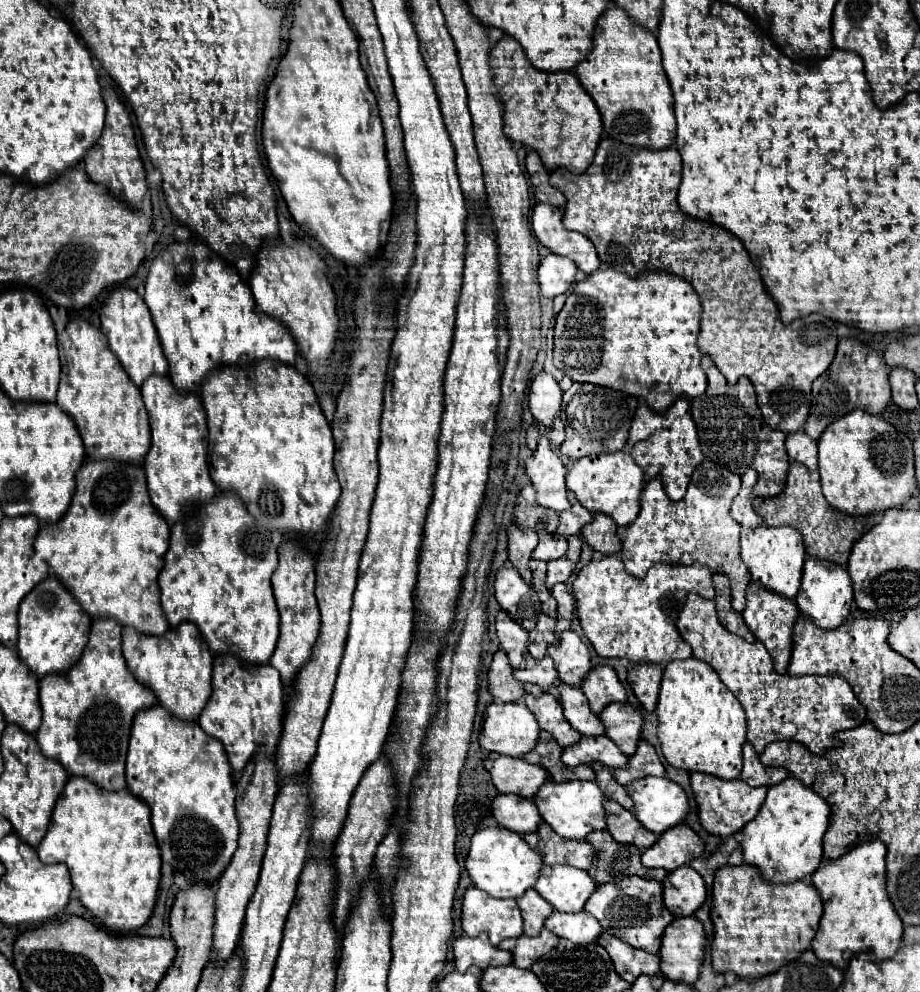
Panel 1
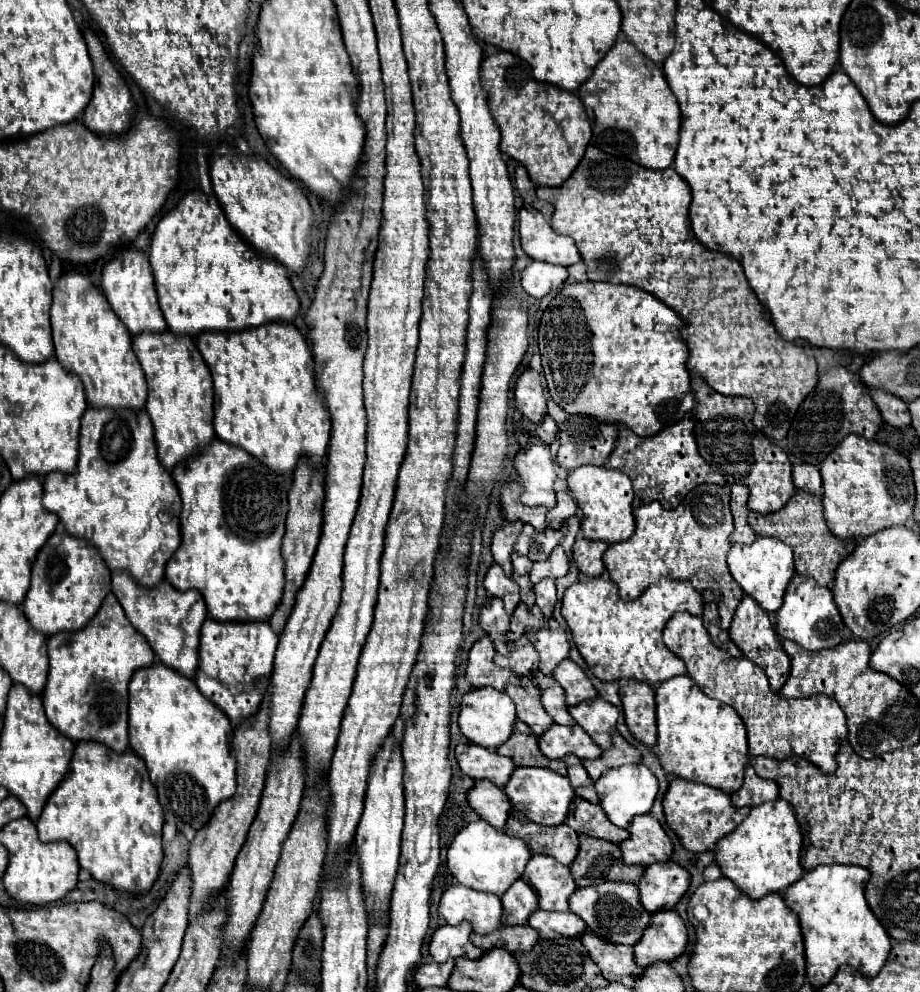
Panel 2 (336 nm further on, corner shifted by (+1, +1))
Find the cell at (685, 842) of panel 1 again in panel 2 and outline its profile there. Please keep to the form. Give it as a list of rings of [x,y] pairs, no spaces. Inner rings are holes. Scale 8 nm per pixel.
[[[652,814],[636,816],[628,826],[630,838],[620,844],[626,864],[650,866],[654,862],[666,862],[672,856],[672,842],[660,822]]]

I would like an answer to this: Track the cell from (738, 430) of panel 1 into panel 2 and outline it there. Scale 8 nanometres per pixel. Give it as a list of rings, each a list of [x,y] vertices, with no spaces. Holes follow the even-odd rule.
[[[702,376],[692,378],[692,390],[698,400],[694,436],[700,456],[716,472],[720,472],[726,482],[744,484],[750,488],[750,510],[760,514],[780,510],[796,492],[796,486],[792,482],[792,464],[786,452],[780,446],[772,444],[752,424],[754,402],[744,396],[720,396],[708,386],[708,382],[702,380]]]

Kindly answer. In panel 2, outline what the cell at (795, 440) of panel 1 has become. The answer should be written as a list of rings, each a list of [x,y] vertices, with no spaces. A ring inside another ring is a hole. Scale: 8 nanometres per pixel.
[[[796,464],[792,470],[792,480],[798,490],[806,490],[812,494],[822,494],[822,478],[816,466],[812,464]]]

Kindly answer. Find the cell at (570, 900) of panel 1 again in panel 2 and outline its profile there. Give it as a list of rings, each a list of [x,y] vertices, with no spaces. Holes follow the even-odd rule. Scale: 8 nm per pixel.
[[[536,854],[526,864],[522,880],[534,886],[542,910],[568,910],[568,898],[576,890],[568,866],[556,862],[552,856]]]

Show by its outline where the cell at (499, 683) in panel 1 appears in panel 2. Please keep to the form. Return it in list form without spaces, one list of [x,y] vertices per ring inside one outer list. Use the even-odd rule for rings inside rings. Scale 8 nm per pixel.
[[[480,638],[472,650],[470,650],[470,658],[468,658],[468,668],[466,668],[466,680],[476,686],[476,688],[484,688],[484,686],[492,686],[496,690],[504,690],[506,684],[510,682],[512,672],[498,668],[494,664],[494,644],[492,640]]]

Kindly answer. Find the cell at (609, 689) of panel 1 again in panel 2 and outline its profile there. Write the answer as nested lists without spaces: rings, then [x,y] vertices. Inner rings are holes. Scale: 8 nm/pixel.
[[[566,658],[564,662],[560,662],[554,670],[554,678],[562,684],[564,692],[566,692],[566,702],[568,706],[576,706],[578,702],[584,700],[592,700],[596,698],[596,688],[592,686],[590,678],[584,674],[584,670],[572,662],[570,658]]]

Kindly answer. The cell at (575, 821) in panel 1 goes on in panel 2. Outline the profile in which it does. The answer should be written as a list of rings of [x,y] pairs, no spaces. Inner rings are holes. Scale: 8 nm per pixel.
[[[516,768],[508,786],[504,788],[514,808],[524,812],[532,822],[542,826],[558,826],[566,822],[566,816],[570,812],[572,798],[576,792],[572,790],[566,776],[560,776],[548,768]]]

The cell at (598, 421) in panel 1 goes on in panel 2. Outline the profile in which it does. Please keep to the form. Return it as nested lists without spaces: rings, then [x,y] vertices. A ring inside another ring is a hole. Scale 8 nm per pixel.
[[[570,416],[558,432],[560,450],[556,462],[566,470],[584,464],[604,466],[616,446],[618,428],[618,424],[600,422],[592,416]]]

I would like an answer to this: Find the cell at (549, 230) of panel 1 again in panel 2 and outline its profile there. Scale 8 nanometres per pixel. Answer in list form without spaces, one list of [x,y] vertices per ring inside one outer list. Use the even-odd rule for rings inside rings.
[[[524,206],[518,212],[518,228],[522,248],[530,258],[560,266],[570,266],[582,260],[574,240],[556,234],[548,220],[536,208]]]

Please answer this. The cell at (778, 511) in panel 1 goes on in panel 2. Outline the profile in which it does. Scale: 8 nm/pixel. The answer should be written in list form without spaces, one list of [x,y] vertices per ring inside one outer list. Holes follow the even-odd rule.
[[[798,490],[784,508],[772,512],[772,514],[748,512],[748,524],[752,526],[752,530],[758,536],[778,538],[778,540],[786,542],[788,546],[792,546],[796,572],[804,574],[804,576],[812,576],[822,586],[832,586],[838,564],[844,558],[848,558],[852,554],[852,550],[856,548],[856,540],[838,538],[828,530],[824,516],[822,516],[822,498],[816,494],[808,494],[806,490]]]

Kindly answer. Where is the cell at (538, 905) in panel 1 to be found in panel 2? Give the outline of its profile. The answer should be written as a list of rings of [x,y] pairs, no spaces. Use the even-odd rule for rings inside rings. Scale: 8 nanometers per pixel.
[[[520,878],[502,896],[502,908],[504,908],[504,914],[502,914],[504,926],[526,924],[530,914],[538,910],[538,896],[534,888]]]

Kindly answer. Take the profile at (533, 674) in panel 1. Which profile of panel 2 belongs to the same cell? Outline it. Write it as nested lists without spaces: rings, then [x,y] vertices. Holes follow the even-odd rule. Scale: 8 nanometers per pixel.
[[[508,642],[508,648],[510,648],[510,656],[496,654],[494,662],[500,668],[510,668],[518,676],[532,678],[532,674],[538,670],[538,664],[540,664],[540,656],[536,654],[536,648],[532,644],[516,646],[516,642]]]

